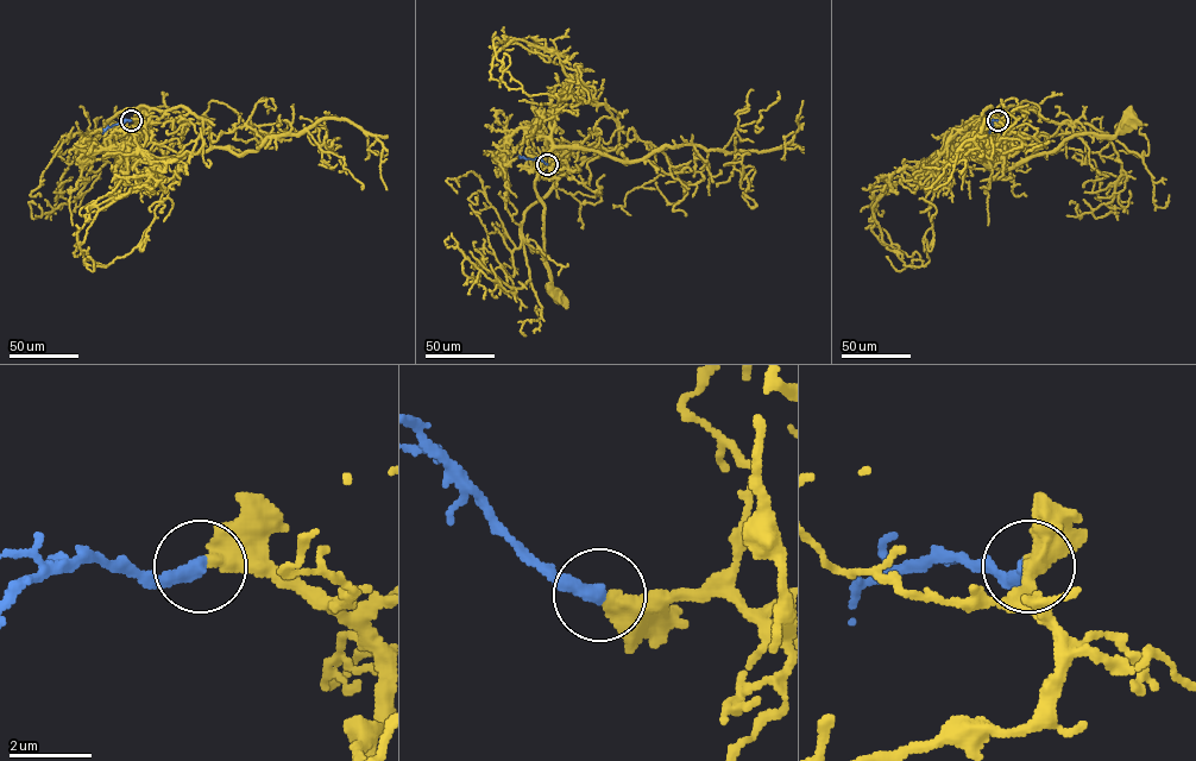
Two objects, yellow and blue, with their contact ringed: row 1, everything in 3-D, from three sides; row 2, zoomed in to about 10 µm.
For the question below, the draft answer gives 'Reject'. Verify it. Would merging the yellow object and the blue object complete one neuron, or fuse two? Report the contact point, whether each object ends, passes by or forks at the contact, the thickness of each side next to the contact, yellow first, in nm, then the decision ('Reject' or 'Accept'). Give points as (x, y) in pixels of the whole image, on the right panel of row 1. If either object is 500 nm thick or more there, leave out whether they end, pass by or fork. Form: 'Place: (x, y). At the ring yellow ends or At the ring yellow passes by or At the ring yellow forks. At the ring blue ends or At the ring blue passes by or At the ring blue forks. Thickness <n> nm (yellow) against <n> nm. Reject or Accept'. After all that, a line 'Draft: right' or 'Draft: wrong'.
Place: (998, 120). Thickness 500 nm (yellow) against 400 nm. Accept
Draft: wrong

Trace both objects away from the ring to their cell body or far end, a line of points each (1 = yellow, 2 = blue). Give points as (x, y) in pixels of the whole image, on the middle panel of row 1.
1: (547, 164), (553, 164), (548, 138), (552, 149), (535, 189), (543, 207), (545, 257), (560, 299)
2: (547, 164), (540, 158), (518, 156)

